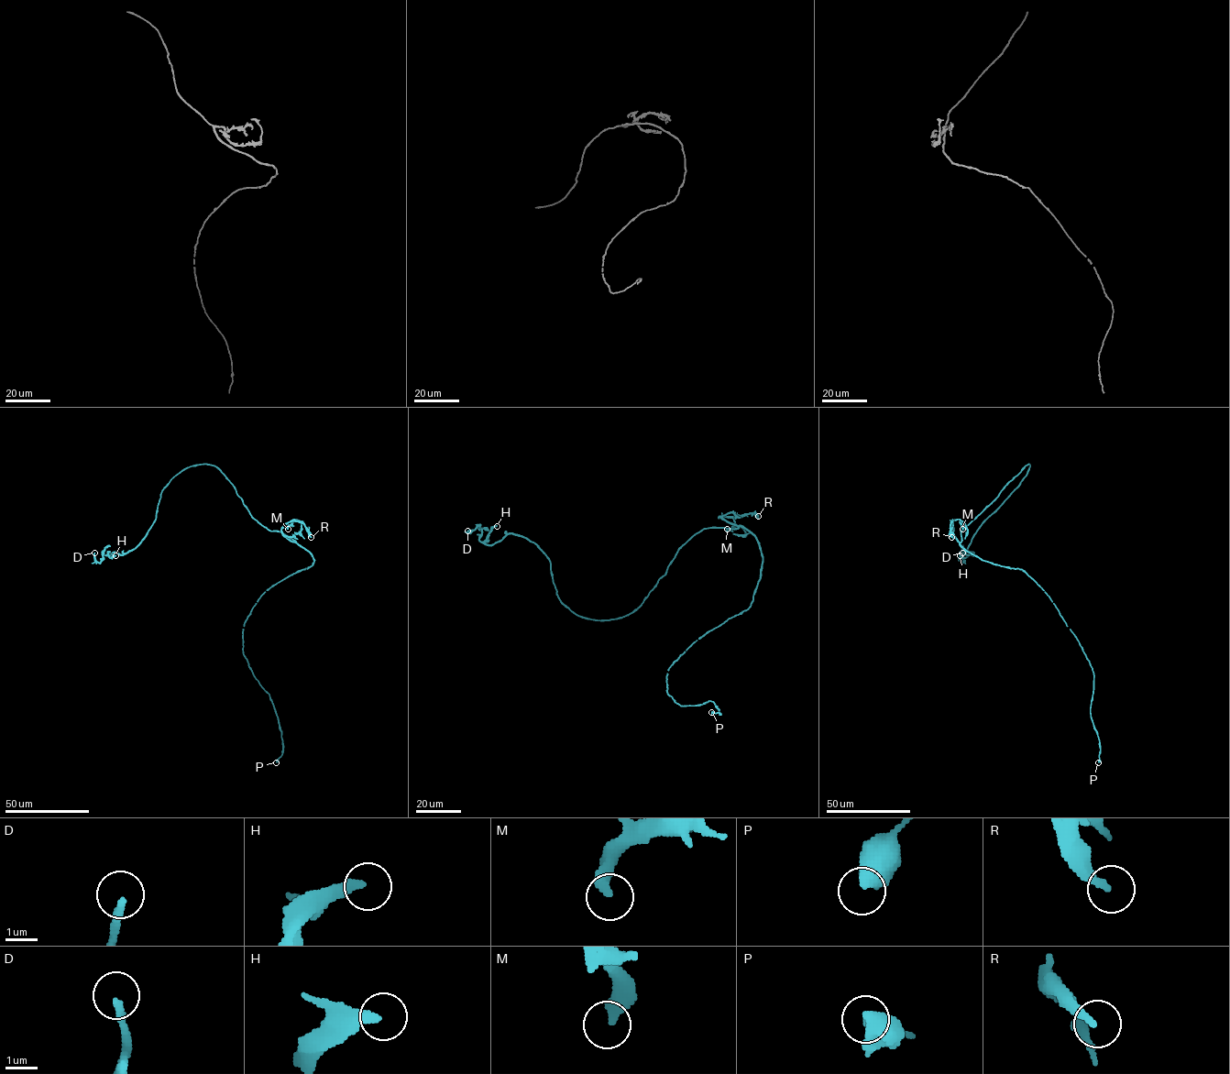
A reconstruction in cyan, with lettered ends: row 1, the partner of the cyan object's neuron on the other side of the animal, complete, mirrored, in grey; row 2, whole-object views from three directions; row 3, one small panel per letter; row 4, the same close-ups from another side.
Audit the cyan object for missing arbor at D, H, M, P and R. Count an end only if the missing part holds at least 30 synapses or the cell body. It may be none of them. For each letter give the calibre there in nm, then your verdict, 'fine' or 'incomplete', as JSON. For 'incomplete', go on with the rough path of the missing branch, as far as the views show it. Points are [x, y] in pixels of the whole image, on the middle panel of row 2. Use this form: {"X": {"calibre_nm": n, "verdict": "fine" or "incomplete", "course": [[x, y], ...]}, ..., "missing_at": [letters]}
{"D": {"calibre_nm": 200, "verdict": "fine"}, "H": {"calibre_nm": 320, "verdict": "fine"}, "M": {"calibre_nm": 400, "verdict": "fine"}, "P": {"calibre_nm": 600, "verdict": "fine"}, "R": {"calibre_nm": 240, "verdict": "fine"}, "missing_at": []}

